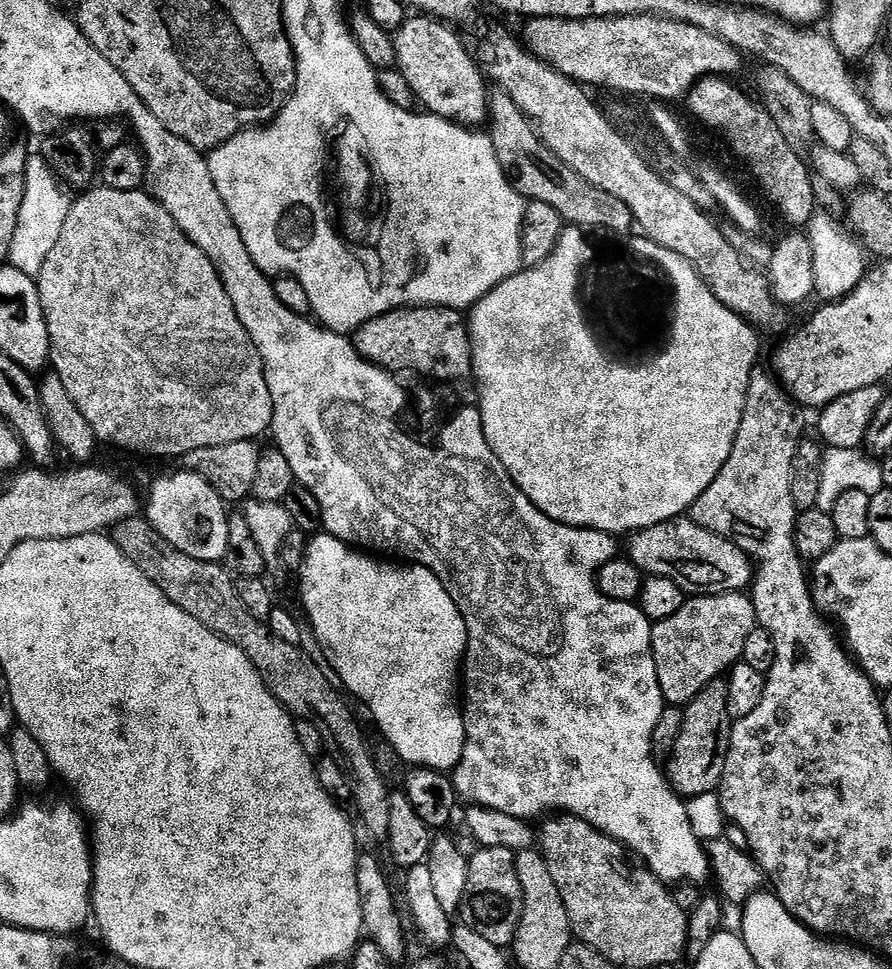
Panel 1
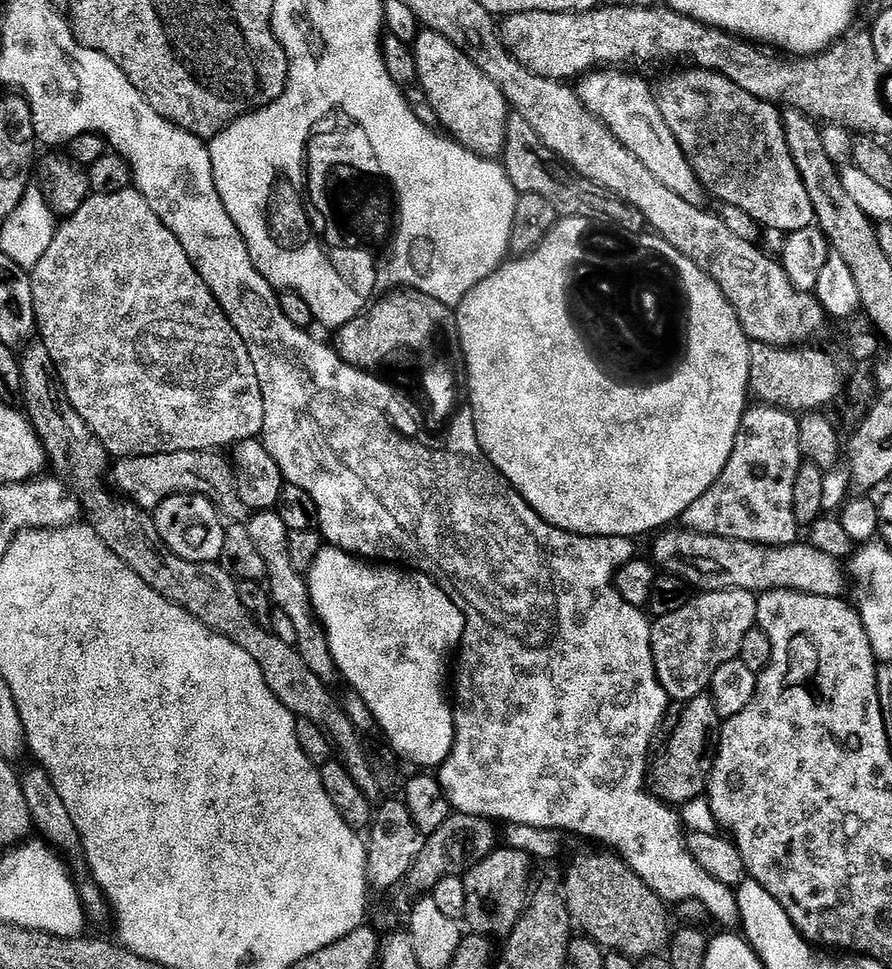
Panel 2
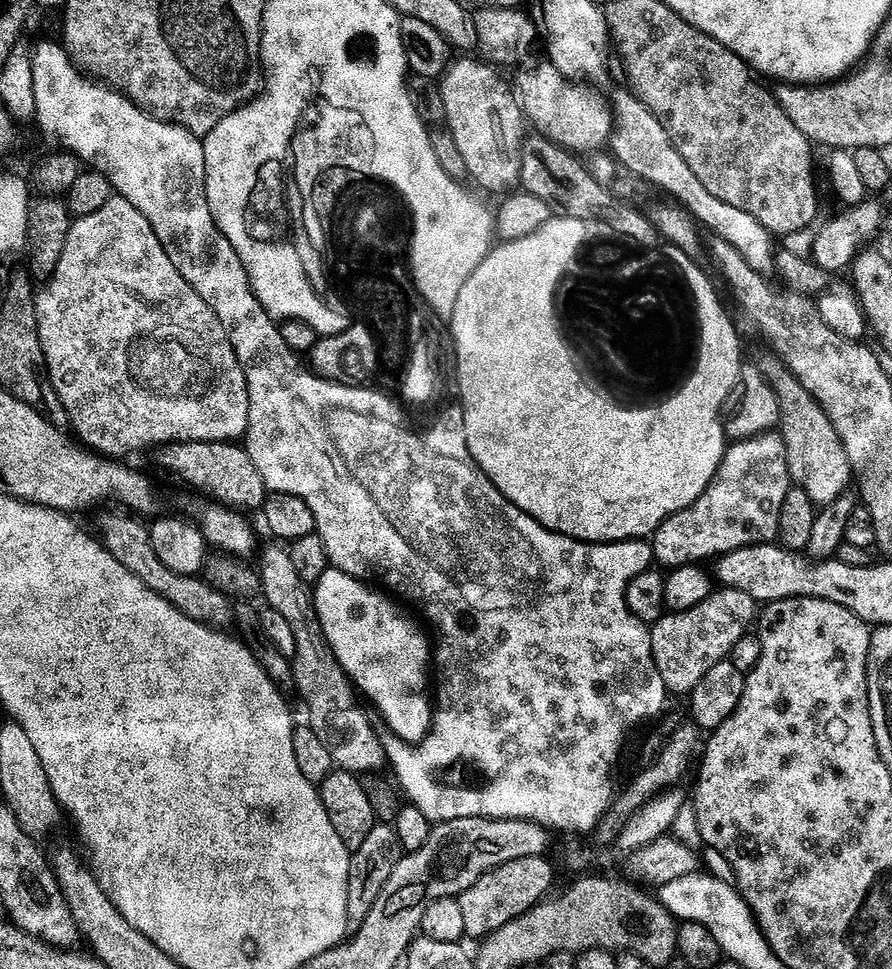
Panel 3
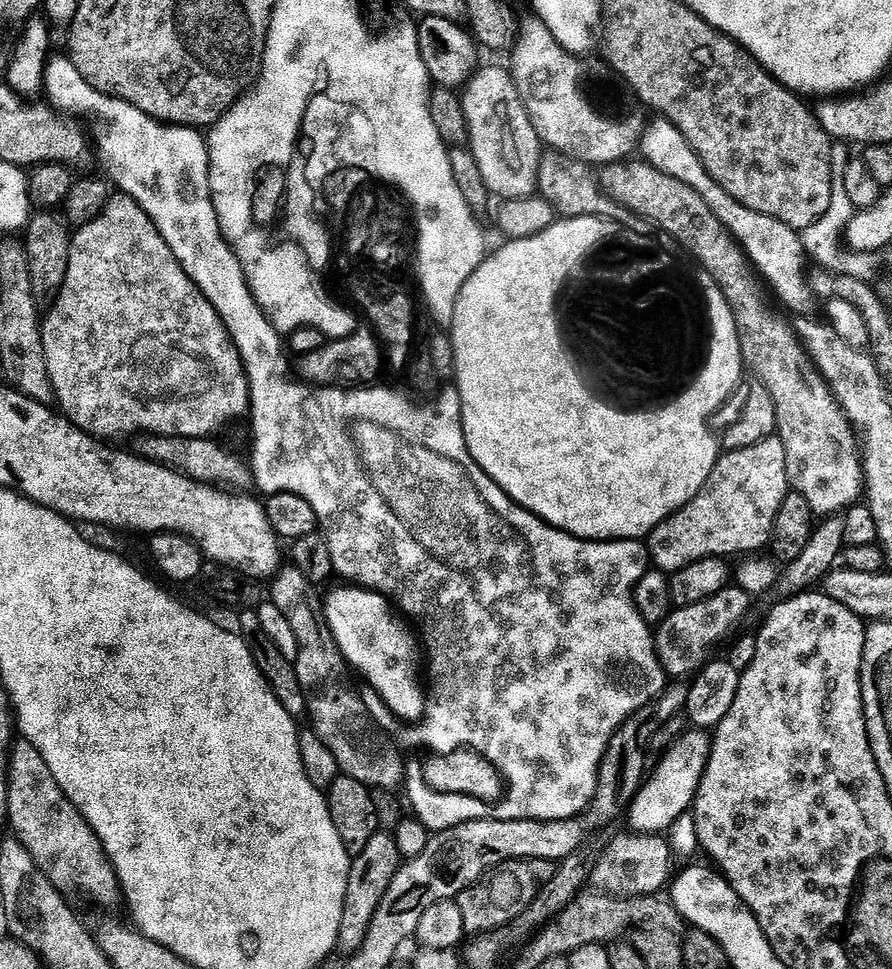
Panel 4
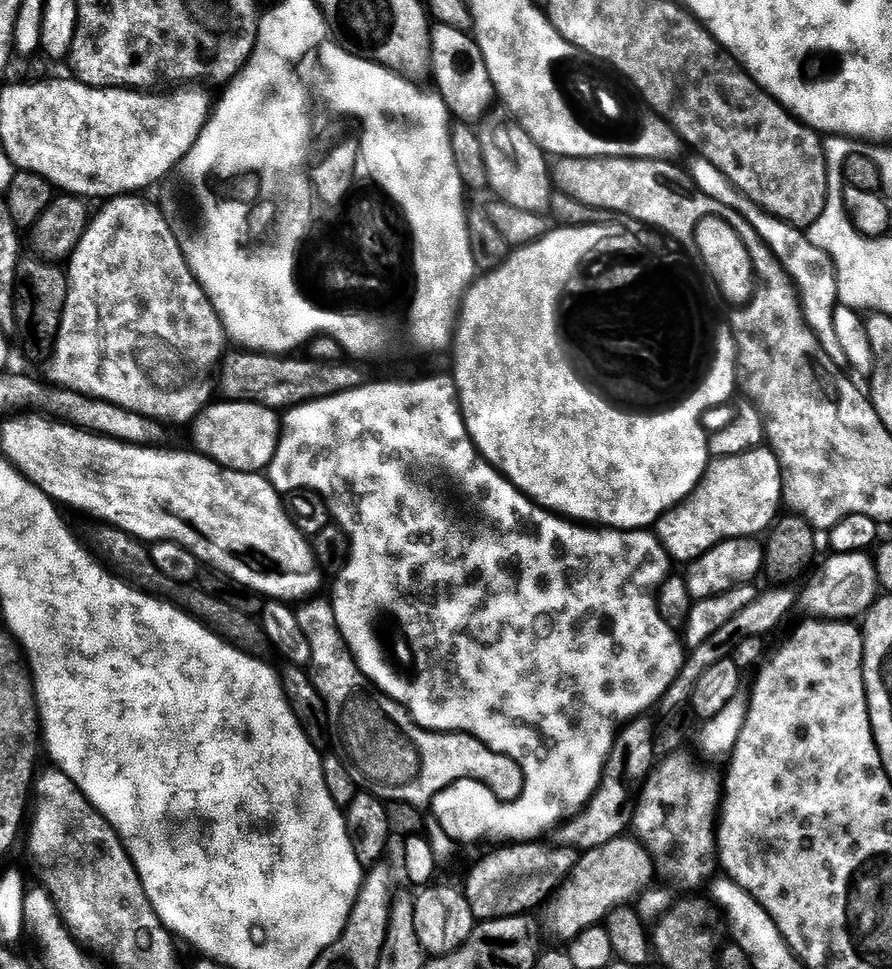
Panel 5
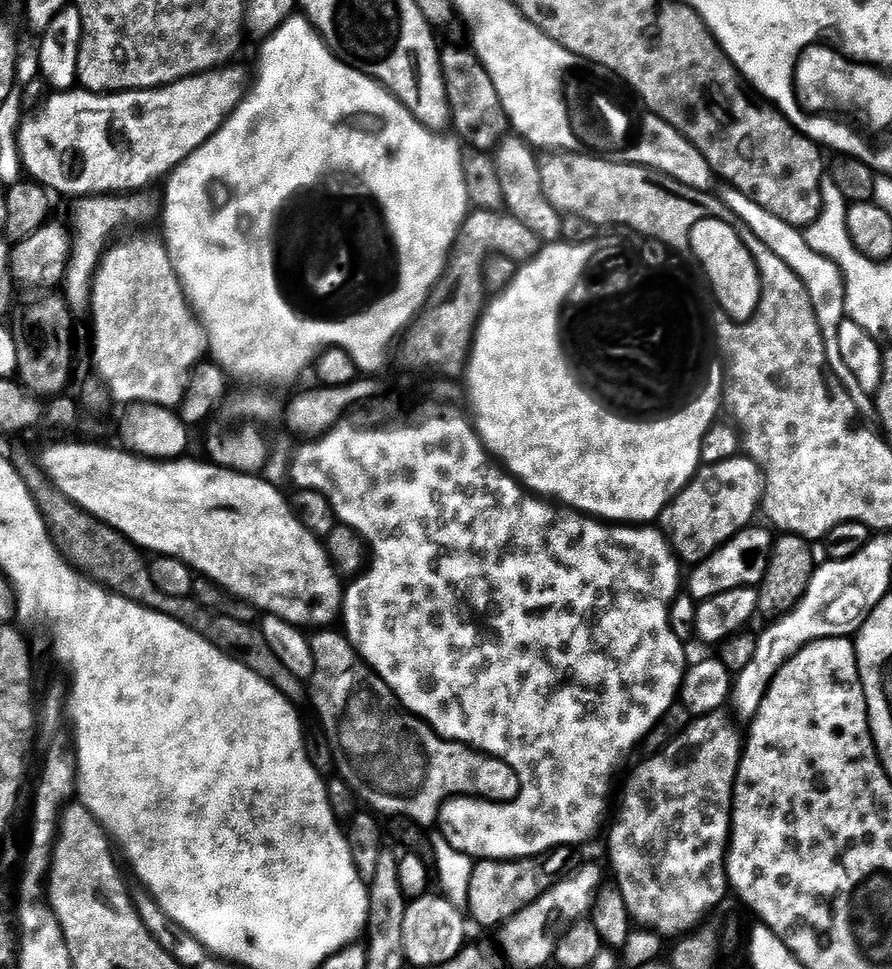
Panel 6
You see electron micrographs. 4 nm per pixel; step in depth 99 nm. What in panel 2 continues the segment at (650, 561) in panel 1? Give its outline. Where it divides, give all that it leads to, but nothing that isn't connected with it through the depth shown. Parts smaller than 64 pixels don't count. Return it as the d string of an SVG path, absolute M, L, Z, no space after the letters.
M664 530L655 537L656 540L656 558L655 563L659 565L661 569L667 575L678 576L684 581L685 585L691 586L693 589L700 592L721 592L722 590L730 590L731 588L737 588L738 590L746 590L747 592L762 593L762 592L809 592L812 596L839 596L843 597L844 593L844 570L846 574L846 568L841 561L835 560L830 554L822 554L822 550L812 547L808 542L797 542L794 544L785 544L783 546L769 546L766 544L751 544L745 540L731 540L730 538L722 538L721 536L707 536L706 534L698 534L697 532L689 532L687 530L679 530L680 532L672 532L676 530Z

